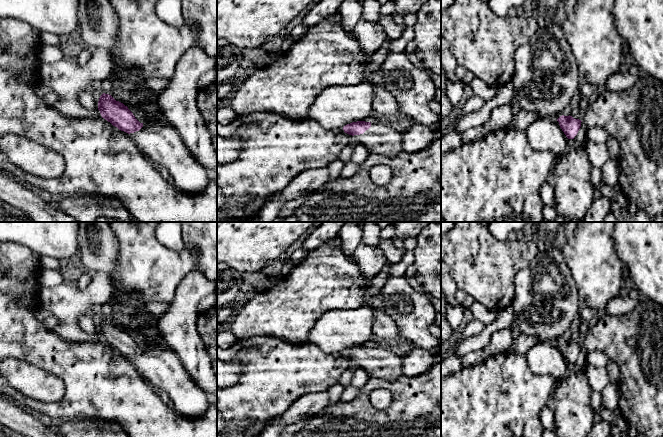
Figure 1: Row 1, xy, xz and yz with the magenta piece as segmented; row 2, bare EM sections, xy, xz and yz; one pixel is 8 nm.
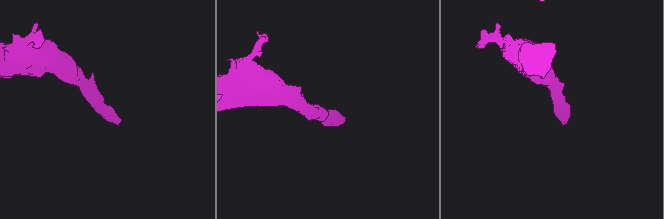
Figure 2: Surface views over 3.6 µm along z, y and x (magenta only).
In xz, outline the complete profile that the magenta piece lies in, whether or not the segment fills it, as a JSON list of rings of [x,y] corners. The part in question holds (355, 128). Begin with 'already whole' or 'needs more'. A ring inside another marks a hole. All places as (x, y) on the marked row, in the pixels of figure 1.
needs more; [[[386,120],[357,121],[343,127],[353,136],[353,145],[362,144],[368,152],[393,157],[402,151],[402,129]]]

